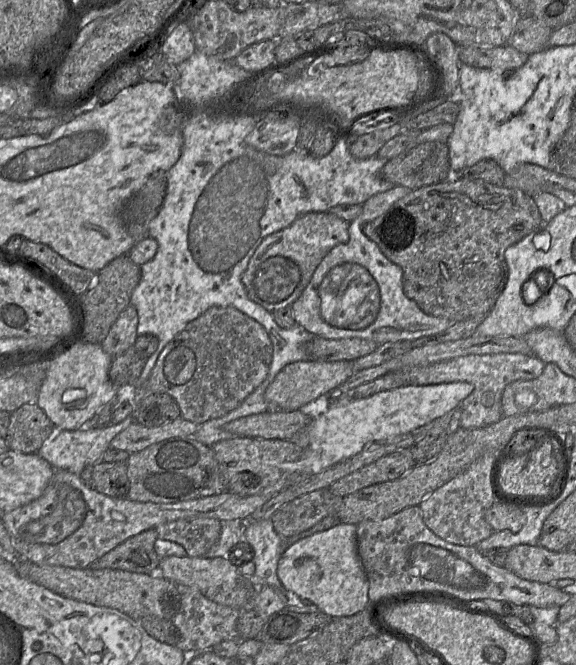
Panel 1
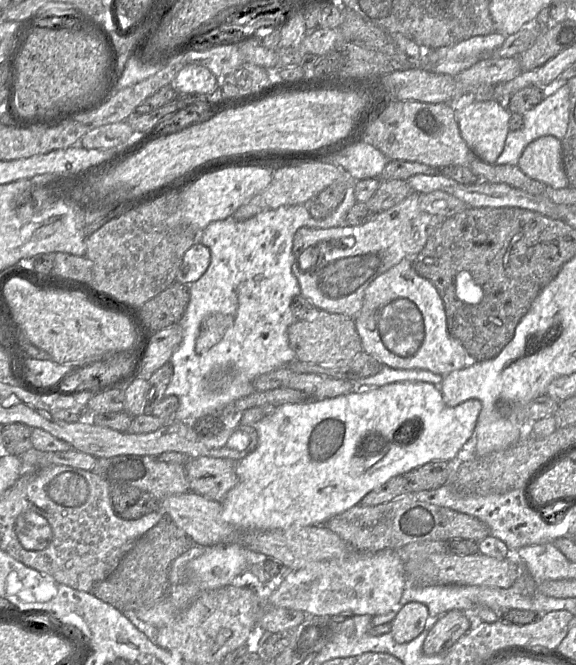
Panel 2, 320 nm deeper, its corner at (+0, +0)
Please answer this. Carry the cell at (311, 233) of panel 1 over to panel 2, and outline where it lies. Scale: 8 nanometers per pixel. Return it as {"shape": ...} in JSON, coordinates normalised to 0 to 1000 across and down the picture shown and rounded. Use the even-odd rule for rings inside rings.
{"shape":[[[715,290],[625,340],[517,344],[509,359],[507,409],[519,426],[521,444],[554,468],[615,480],[644,424],[698,389],[729,380],[743,356],[778,328],[733,316],[731,292],[740,290]]]}

